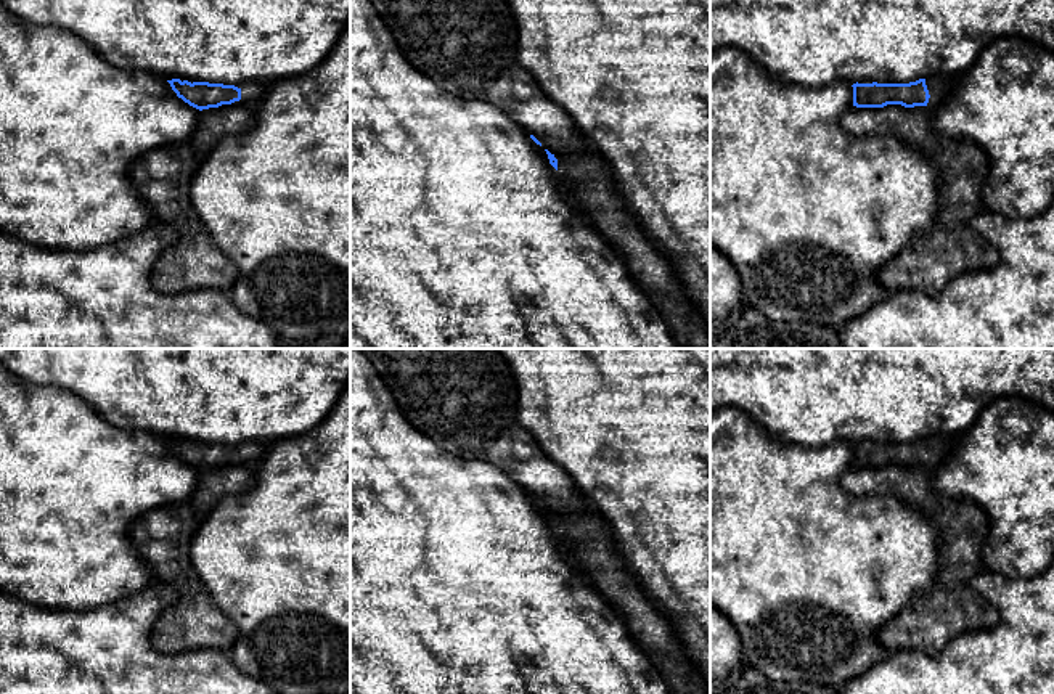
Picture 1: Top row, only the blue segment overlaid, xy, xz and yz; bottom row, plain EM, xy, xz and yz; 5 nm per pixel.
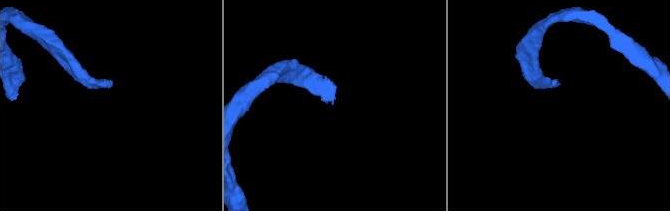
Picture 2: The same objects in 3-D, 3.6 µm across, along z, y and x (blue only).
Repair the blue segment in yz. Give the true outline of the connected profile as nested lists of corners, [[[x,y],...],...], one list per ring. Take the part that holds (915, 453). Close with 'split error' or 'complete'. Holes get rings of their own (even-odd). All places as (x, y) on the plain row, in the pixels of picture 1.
[[[930,435],[909,443],[877,443],[861,440],[853,447],[853,466],[884,467],[887,464],[901,464],[905,467],[921,467],[935,471],[950,455],[953,440],[942,435]]]; split error

